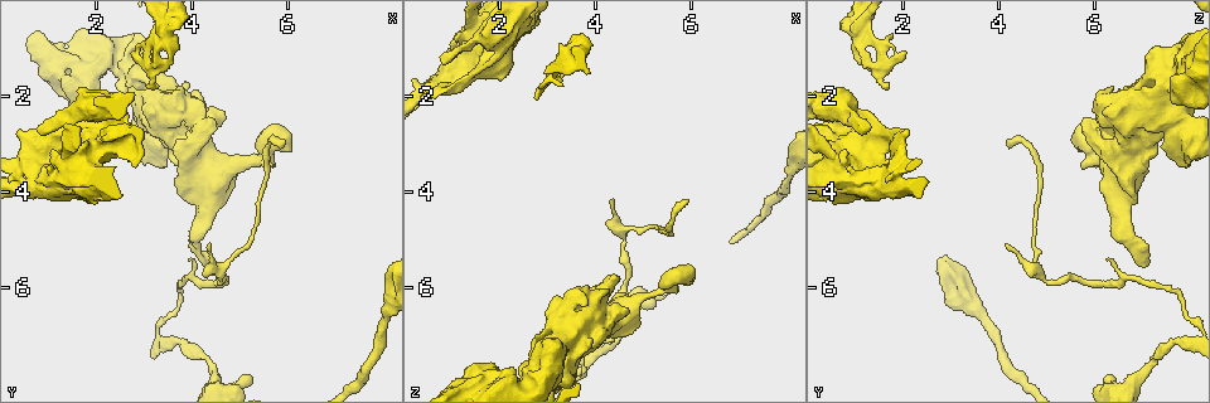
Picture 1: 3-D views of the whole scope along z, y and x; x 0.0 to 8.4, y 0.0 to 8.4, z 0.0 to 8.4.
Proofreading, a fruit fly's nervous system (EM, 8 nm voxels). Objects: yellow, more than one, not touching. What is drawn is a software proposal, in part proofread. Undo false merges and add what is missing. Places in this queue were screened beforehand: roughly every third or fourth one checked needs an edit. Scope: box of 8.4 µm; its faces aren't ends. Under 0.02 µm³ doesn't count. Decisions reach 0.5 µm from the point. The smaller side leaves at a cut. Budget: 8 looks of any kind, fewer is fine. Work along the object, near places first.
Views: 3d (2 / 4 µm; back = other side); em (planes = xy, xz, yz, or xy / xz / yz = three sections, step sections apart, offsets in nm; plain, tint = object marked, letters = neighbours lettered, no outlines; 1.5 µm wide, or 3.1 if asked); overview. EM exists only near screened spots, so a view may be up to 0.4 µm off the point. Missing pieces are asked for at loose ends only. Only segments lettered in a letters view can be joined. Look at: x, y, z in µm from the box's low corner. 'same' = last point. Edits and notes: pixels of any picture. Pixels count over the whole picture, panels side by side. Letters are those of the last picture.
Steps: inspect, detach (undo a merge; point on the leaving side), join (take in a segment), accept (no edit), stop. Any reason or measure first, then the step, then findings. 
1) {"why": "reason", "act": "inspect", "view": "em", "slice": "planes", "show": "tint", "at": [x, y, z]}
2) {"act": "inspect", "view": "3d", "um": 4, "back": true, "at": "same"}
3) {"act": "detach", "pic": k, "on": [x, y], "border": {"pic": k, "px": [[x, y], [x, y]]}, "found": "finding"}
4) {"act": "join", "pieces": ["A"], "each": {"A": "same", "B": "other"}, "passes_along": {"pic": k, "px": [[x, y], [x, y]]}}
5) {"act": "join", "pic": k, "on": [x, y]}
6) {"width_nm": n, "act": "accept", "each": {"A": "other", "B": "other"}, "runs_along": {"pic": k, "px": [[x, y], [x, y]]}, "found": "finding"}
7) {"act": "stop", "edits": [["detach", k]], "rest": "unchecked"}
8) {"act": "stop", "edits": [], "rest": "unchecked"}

{"why": "thick turns thin", "act": "inspect", "view": "3d", "um": 4, "back": true, "at": [5.60, 3.05, 5.85]}

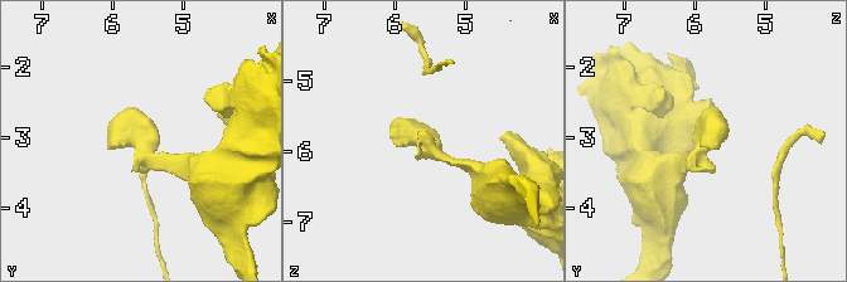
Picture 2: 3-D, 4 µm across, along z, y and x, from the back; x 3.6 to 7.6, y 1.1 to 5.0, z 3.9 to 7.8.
{"act": "inspect", "view": "em", "slice": "planes", "show": "tint", "at": [5.60, 3.00, 5.85]}

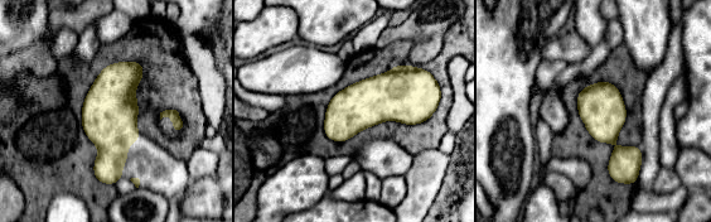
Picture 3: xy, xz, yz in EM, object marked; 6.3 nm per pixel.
{"why": "see the neighbours", "act": "inspect", "view": "em", "slice": "planes", "show": "letters", "at": "same"}

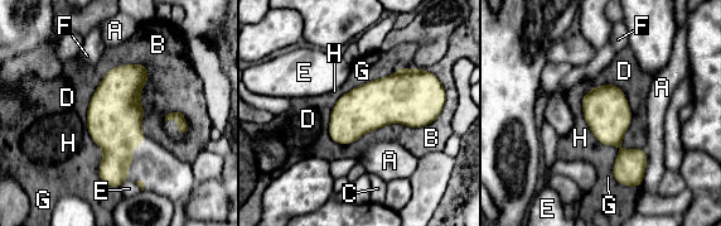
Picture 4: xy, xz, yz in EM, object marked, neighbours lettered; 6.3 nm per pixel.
{"longest_contact_nm": ["D", 400], "act": "accept", "each": {"A": "other", "B": "other", "C": "other", "D": "other", "E": "other", "F": "other", "G": "other", "H": "other"}, "border": {"pic": 4, "px": [[647, 163], [640, 184]]}, "found": "continuous, no second neuron"}

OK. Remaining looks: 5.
{"why": "sharp bend", "act": "inspect", "view": "em", "slice": "planes", "show": "plain", "at": [4.60, 5.75, 4.90]}

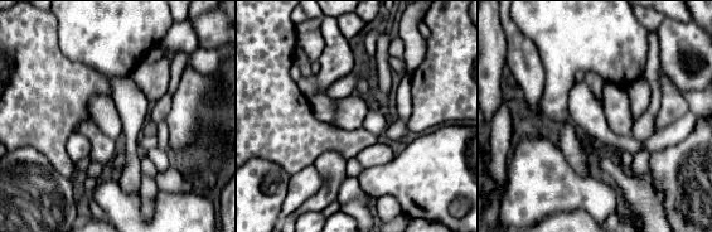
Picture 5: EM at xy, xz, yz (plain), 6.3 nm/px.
{"why": "see the neighbours", "act": "inspect", "view": "em", "slice": "planes", "show": "letters", "at": "same"}

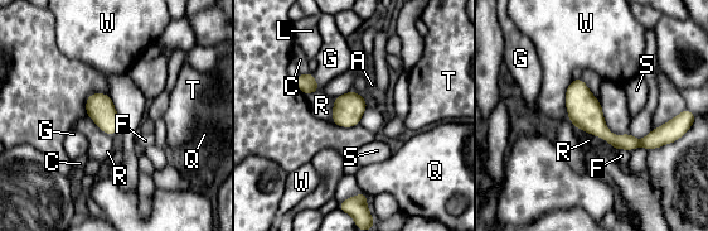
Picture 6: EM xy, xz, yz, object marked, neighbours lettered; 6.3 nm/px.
{"act": "accept", "each": {"A": "other", "C": "other", "F": "other", "G": "other", "L": "other", "Q": "other", "R": "other", "S": "other", "T": "other", "W": "other"}, "border": {"pic": 6, "px": [[577, 128], [600, 135], [605, 140]]}, "found": "all the same neuron"}

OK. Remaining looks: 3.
{"why": "thin end", "act": "inspect", "view": "3d", "um": 2, "at": [3.30, 1.85, 1.75]}

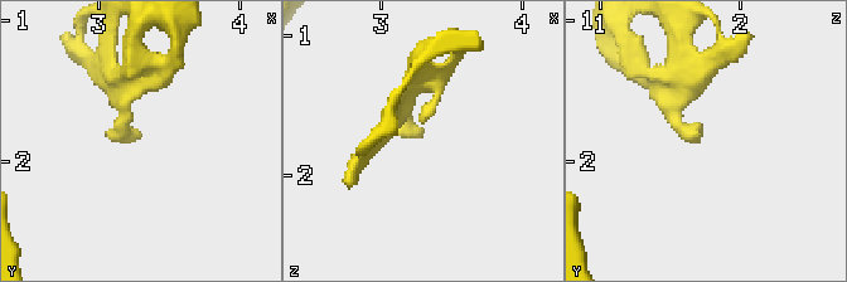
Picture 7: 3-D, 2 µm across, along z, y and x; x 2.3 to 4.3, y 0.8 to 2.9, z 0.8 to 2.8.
{"act": "inspect", "view": "em", "slice": "planes", "show": "letters", "at": [3.30, 1.82, 1.72]}

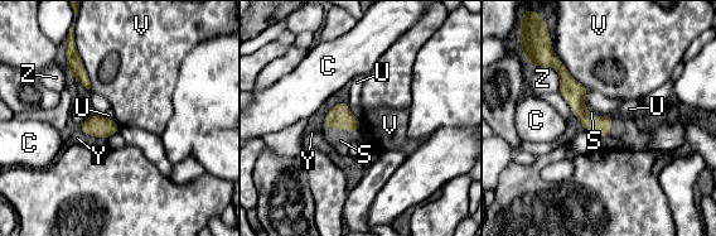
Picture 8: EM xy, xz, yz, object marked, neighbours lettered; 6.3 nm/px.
{"width_nm": 130, "act": "join", "pieces": ["S"], "each": {"C": "other", "S": "same", "U": "other", "V": "other", "Y": "other", "Z": "other"}, "passes_along": {"pic": 8, "px": [[339, 116], [340, 129], [340, 140]]}, "found": "it goes on there"}

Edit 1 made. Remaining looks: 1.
{"act": "stop", "edits": [["join", 8]], "rest": "unchecked"}

